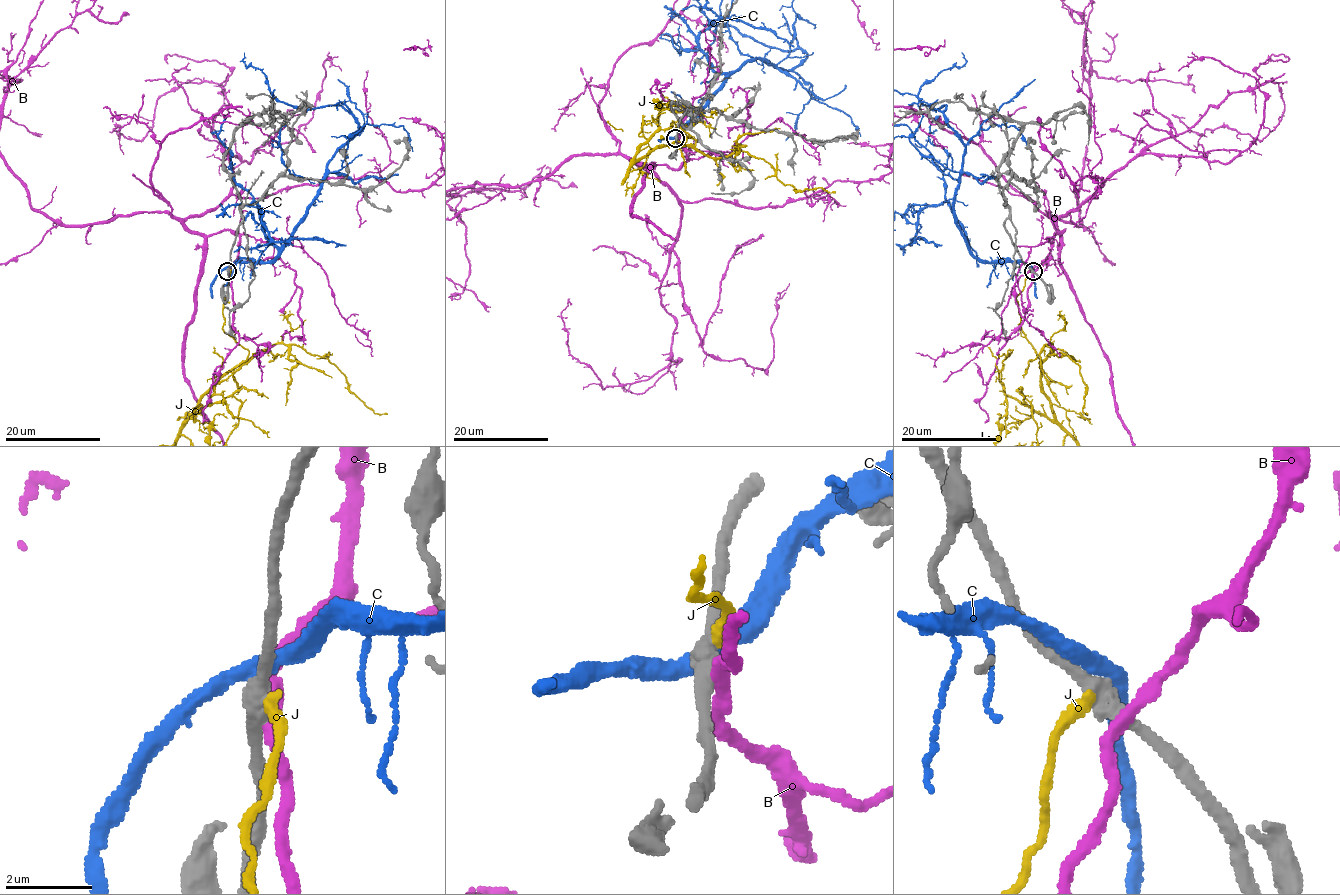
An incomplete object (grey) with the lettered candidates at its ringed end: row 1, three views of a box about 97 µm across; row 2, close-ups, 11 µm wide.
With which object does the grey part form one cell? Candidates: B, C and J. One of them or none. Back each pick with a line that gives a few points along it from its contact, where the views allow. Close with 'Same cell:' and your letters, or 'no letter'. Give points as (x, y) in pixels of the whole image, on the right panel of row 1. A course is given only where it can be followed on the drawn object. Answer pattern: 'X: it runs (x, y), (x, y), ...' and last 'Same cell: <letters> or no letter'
Same cell: no letter

